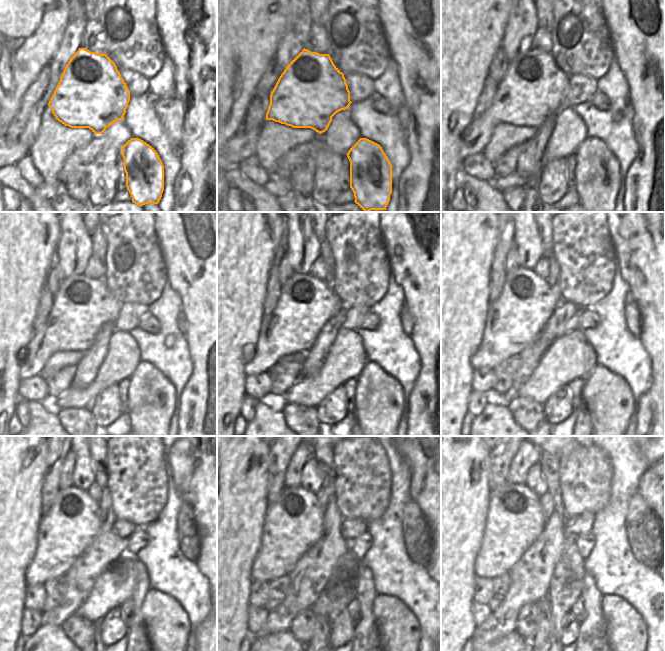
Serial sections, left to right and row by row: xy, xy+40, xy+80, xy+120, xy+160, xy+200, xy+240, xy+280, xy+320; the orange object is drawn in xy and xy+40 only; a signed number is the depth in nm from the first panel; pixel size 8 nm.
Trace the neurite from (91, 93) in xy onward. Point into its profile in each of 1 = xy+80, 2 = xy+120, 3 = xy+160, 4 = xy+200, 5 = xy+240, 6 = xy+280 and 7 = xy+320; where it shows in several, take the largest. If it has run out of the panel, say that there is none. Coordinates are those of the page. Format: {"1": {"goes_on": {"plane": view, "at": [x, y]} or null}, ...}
{"1": {"goes_on": {"plane": "xy+80", "at": [533, 89]}}, "2": {"goes_on": {"plane": "xy+120", "at": [81, 306]}}, "3": {"goes_on": {"plane": "xy+160", "at": [305, 304]}}, "4": {"goes_on": {"plane": "xy+200", "at": [526, 303]}}, "5": {"goes_on": {"plane": "xy+240", "at": [66, 531]}}, "6": {"goes_on": {"plane": "xy+280", "at": [293, 524]}}, "7": {"goes_on": {"plane": "xy+320", "at": [514, 521]}}}

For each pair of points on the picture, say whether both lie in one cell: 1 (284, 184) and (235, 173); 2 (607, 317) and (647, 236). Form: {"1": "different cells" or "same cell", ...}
{"1": "different cells", "2": "different cells"}

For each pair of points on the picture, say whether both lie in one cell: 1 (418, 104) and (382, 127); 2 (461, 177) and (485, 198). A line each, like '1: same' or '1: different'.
1: different
2: same

